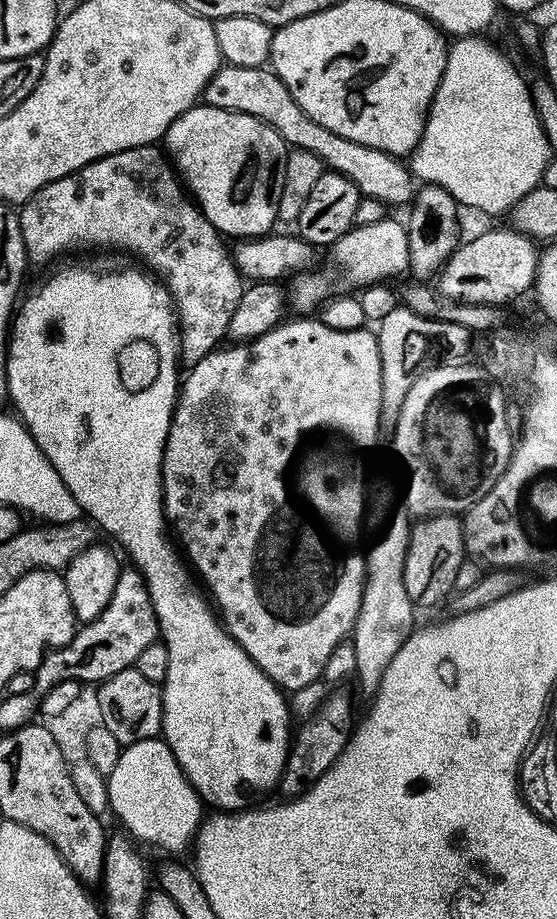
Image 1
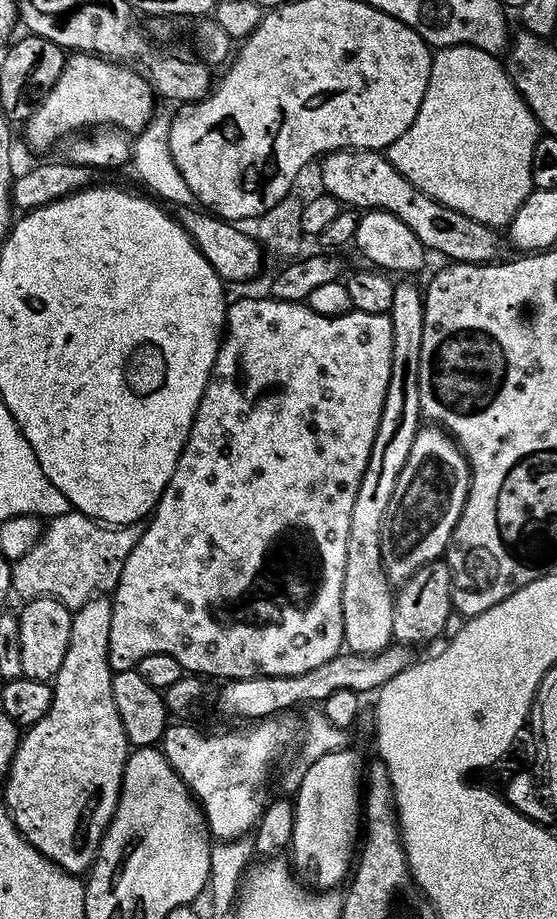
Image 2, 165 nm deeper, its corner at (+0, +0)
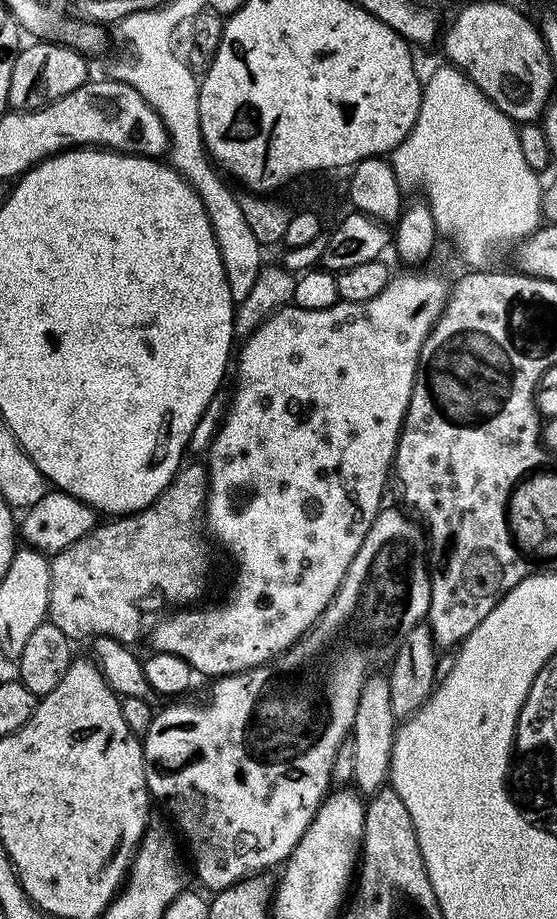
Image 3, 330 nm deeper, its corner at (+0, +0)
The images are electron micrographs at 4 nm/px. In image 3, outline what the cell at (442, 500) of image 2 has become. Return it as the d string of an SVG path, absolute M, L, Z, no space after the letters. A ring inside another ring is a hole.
M385 507L376 515L358 554L354 554L354 562L350 562L350 570L342 586L337 590L336 596L326 606L326 610L318 618L316 625L300 641L287 648L275 660L269 660L267 664L260 664L257 668L251 668L245 672L235 672L229 676L213 679L208 697L198 701L197 704L169 703L172 704L169 708L164 708L161 712L159 709L153 715L150 730L144 732L142 743L146 787L153 801L164 800L165 810L172 815L172 820L176 823L185 846L188 847L188 856L192 859L192 872L200 879L201 889L209 888L209 893L215 894L232 887L233 884L237 884L239 880L252 875L253 872L272 870L275 869L275 864L280 866L287 861L290 853L298 846L302 834L306 834L314 814L320 809L321 802L330 791L334 758L342 742L349 739L354 726L354 716L358 714L358 698L362 694L364 685L373 674L379 673L376 672L379 668L384 670L391 665L406 634L410 634L410 630L414 630L416 625L427 617L430 606L430 582L426 563L426 536L421 525L411 515L397 508Z

